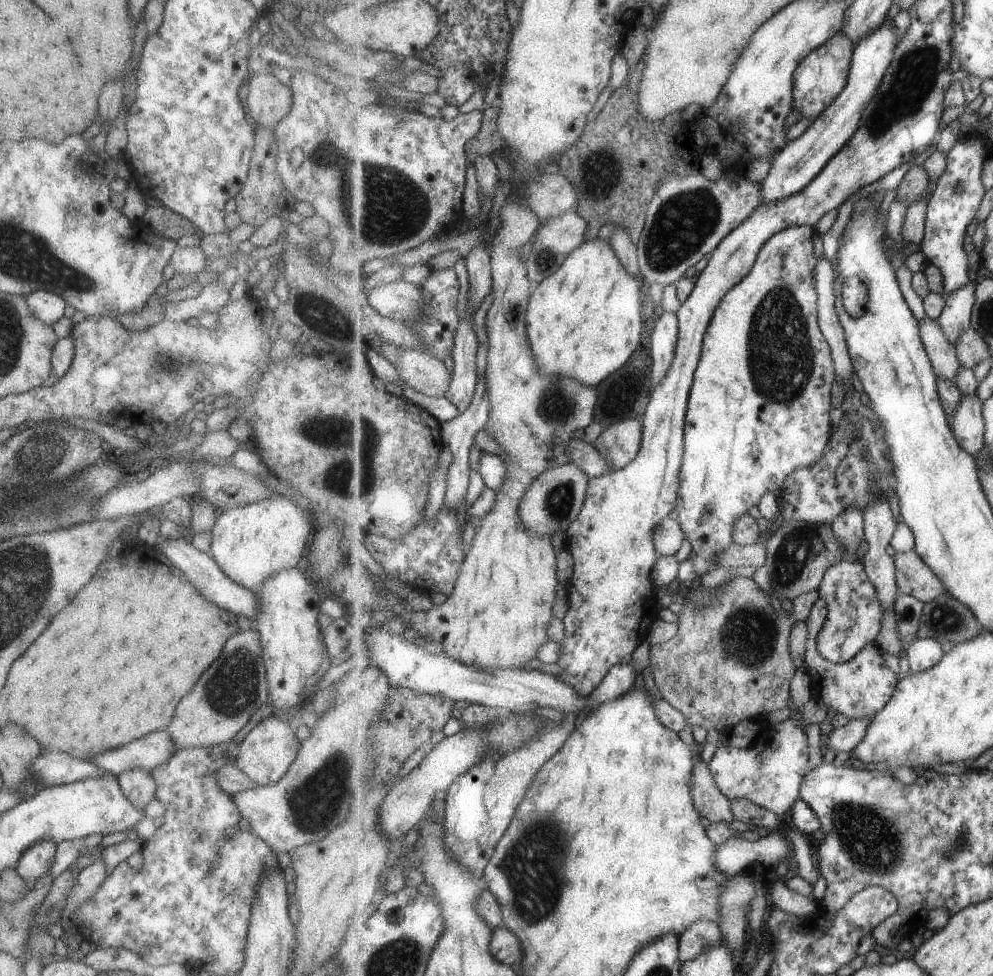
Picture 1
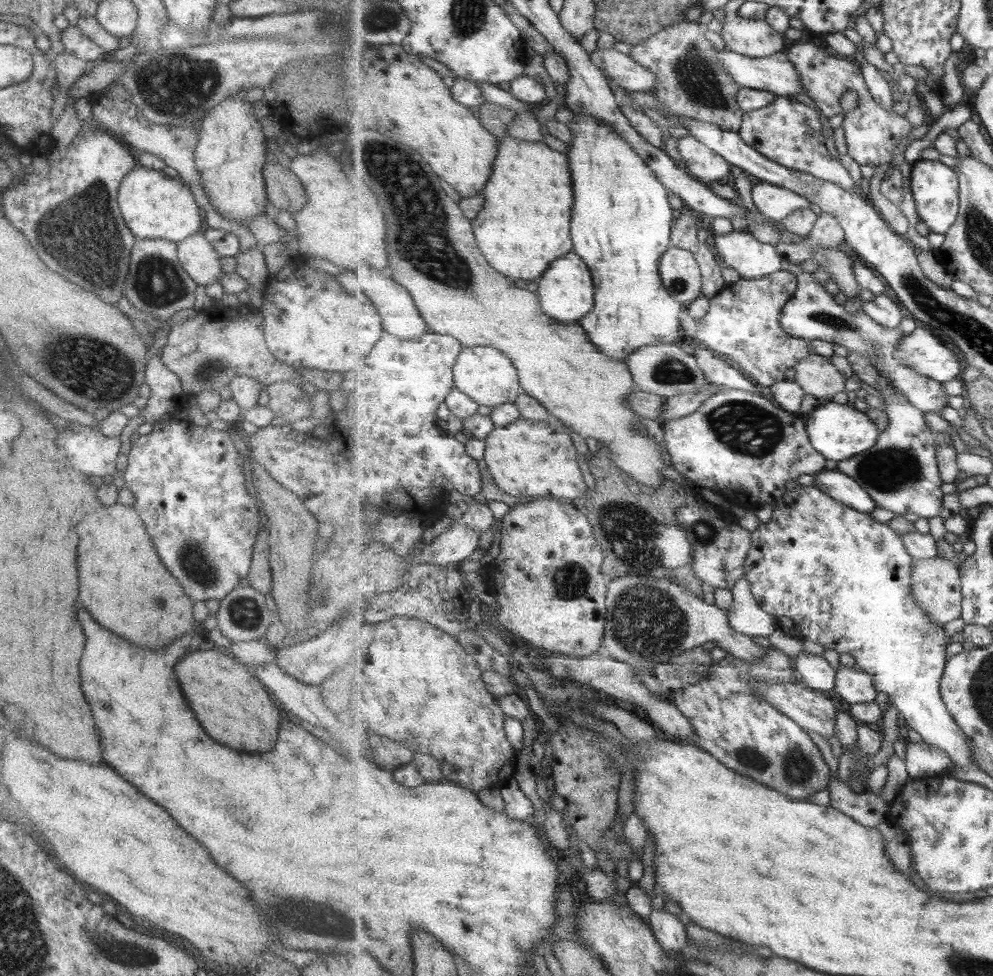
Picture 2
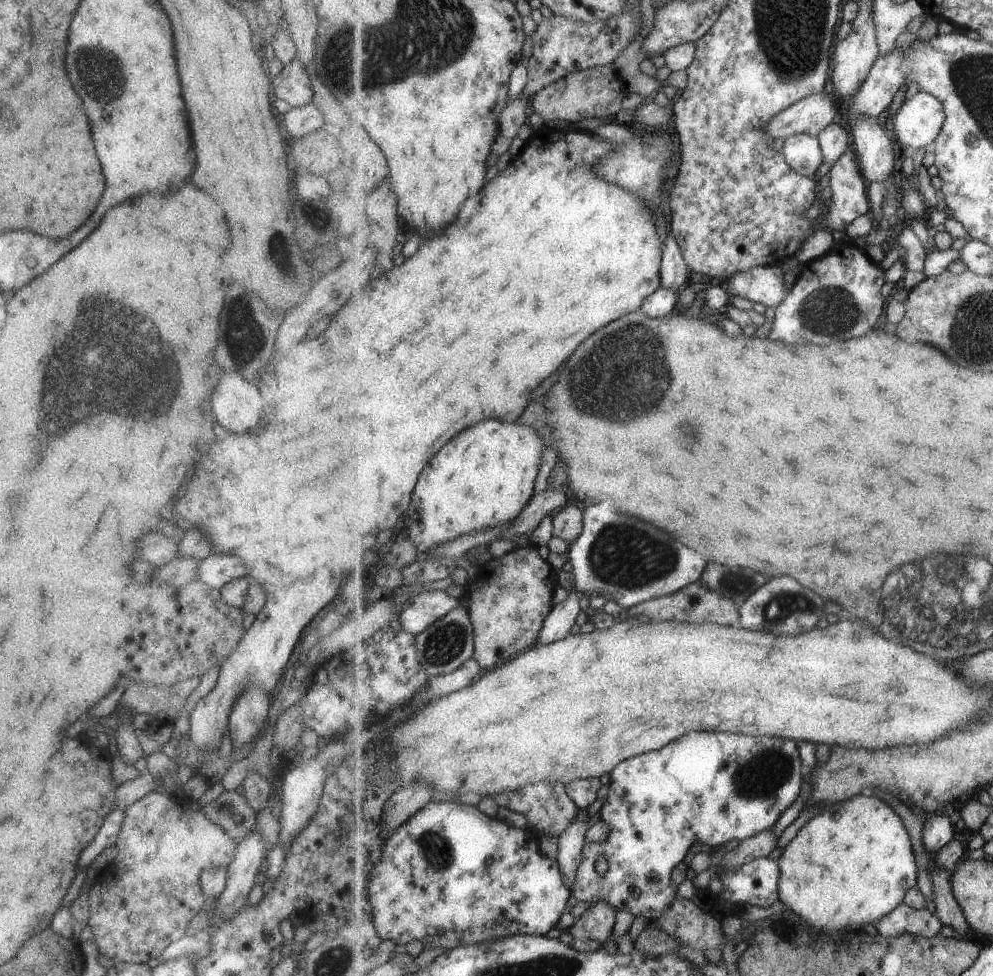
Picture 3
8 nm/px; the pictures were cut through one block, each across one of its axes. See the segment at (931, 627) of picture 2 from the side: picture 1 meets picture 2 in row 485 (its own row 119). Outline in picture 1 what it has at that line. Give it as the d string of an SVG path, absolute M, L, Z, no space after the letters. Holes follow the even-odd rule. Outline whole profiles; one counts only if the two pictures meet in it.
M841 32L825 42L823 46L813 50L801 61L800 65L797 65L793 106L801 112L800 117L811 119L811 122L817 120L835 102L835 98L845 90L855 47L856 44L851 42L851 38L847 38L847 34Z

